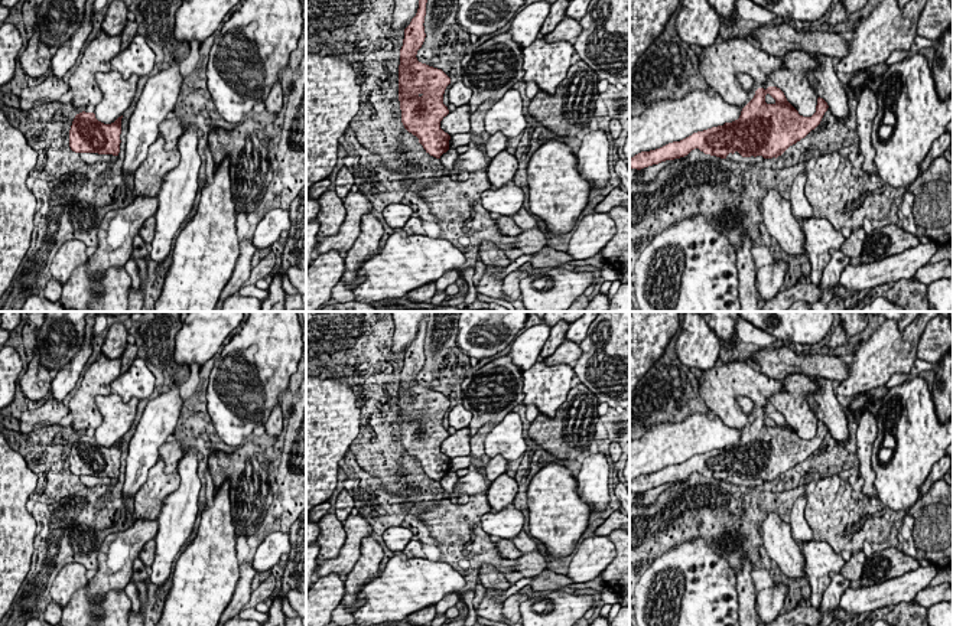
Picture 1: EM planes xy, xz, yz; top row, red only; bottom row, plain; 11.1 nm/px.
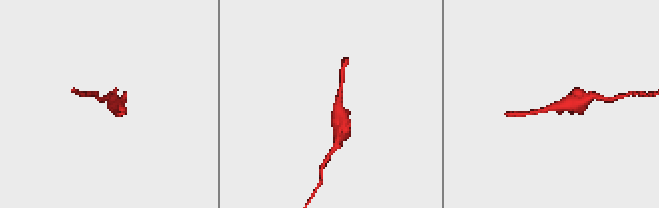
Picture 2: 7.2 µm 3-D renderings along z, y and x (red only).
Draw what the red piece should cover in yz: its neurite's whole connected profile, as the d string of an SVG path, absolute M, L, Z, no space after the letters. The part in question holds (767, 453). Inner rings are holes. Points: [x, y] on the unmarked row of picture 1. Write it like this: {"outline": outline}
{"outline": "M758 411L738 443L693 456L656 473L641 475L630 482L630 492L641 493L666 483L680 482L695 472L721 482L735 475L742 480L777 482L814 453L827 431L827 426L819 420L816 436L811 440L803 440L780 411Z"}

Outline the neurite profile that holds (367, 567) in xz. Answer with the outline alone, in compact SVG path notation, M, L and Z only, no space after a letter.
M367 537L361 541L361 555L352 571L347 574L347 580L344 581L347 593L339 603L345 606L349 613L365 603L358 594L368 581L380 574L383 557L384 551L373 537Z

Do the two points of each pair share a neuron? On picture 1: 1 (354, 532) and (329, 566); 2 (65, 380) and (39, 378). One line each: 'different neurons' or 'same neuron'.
1: same neuron
2: different neurons

